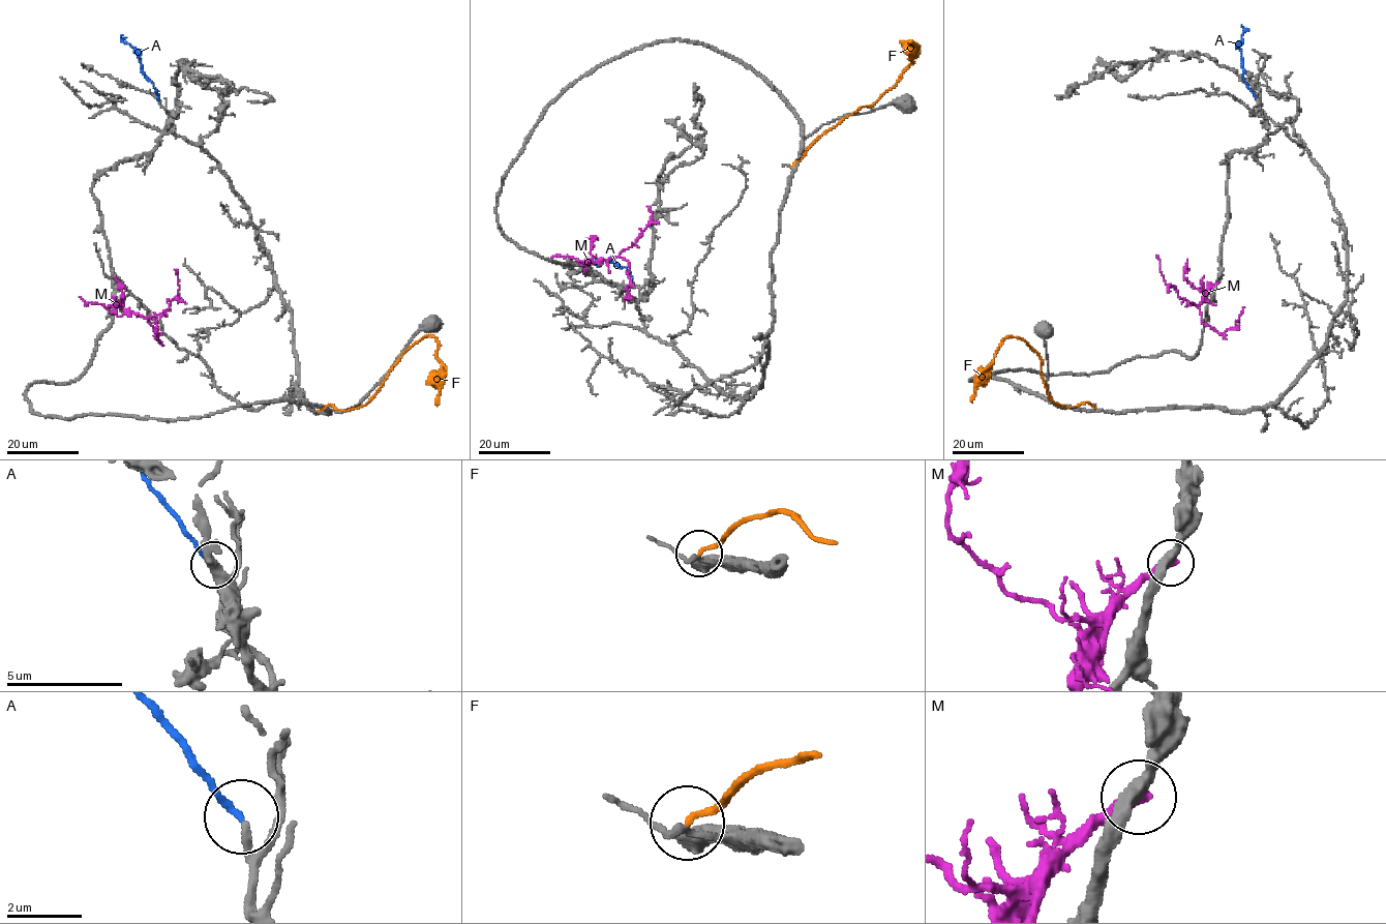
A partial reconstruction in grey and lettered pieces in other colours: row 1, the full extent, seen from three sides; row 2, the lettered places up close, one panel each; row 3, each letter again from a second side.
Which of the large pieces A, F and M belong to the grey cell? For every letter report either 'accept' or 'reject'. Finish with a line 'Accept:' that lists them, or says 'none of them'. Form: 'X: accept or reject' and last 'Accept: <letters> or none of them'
A: accept
F: reject
M: reject
Accept: A

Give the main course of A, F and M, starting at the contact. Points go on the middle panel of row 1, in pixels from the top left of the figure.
A: (632, 282), (626, 267), (614, 265), (612, 260), (595, 262), (597, 258)
F: (789, 166), (845, 117), (874, 103), (891, 89), (912, 62), (909, 58), (913, 57), (913, 45), (909, 41)
M: (585, 271), (591, 264), (609, 260), (631, 246), (652, 220), (652, 211), (646, 207)

